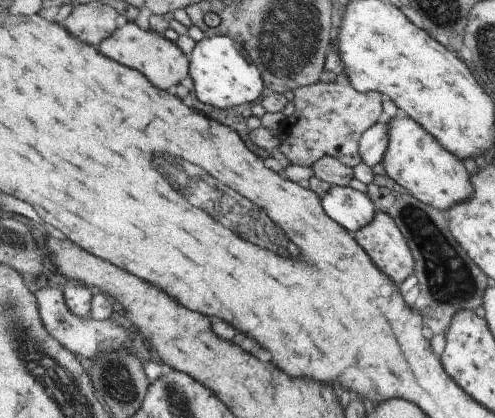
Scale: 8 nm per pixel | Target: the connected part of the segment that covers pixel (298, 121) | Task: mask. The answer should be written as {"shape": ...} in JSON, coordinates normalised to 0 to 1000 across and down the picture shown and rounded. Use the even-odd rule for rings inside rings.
{"shape":[[[695,172],[675,196],[655,189],[626,208],[598,211],[592,222],[598,268],[582,280],[584,311],[570,323],[572,342],[562,361],[590,390],[620,400],[661,373],[677,373],[707,402],[733,383],[725,344],[735,318],[764,294],[776,230],[760,218],[723,220]]]}

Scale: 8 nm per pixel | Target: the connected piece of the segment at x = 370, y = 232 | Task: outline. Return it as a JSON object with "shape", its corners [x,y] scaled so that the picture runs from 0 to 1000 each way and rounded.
{"shape":[[[760,510],[739,545],[711,560],[756,634],[800,679],[838,648],[838,622],[804,538],[782,512]]]}

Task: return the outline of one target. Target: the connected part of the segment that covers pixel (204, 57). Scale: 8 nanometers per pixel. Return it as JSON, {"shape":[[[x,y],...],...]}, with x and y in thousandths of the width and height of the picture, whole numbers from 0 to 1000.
{"shape":[[[465,86],[416,89],[398,105],[386,139],[386,187],[404,239],[438,258],[475,258],[525,246],[539,222],[529,167],[501,120]]]}

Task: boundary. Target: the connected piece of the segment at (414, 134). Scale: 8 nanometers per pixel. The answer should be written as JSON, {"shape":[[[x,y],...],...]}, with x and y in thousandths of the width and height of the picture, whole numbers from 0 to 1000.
{"shape":[[[816,282],[786,287],[786,347],[774,388],[782,419],[808,447],[828,457],[848,483],[887,505],[907,502],[917,490],[956,471],[956,445],[939,392],[905,364],[838,287]]]}

